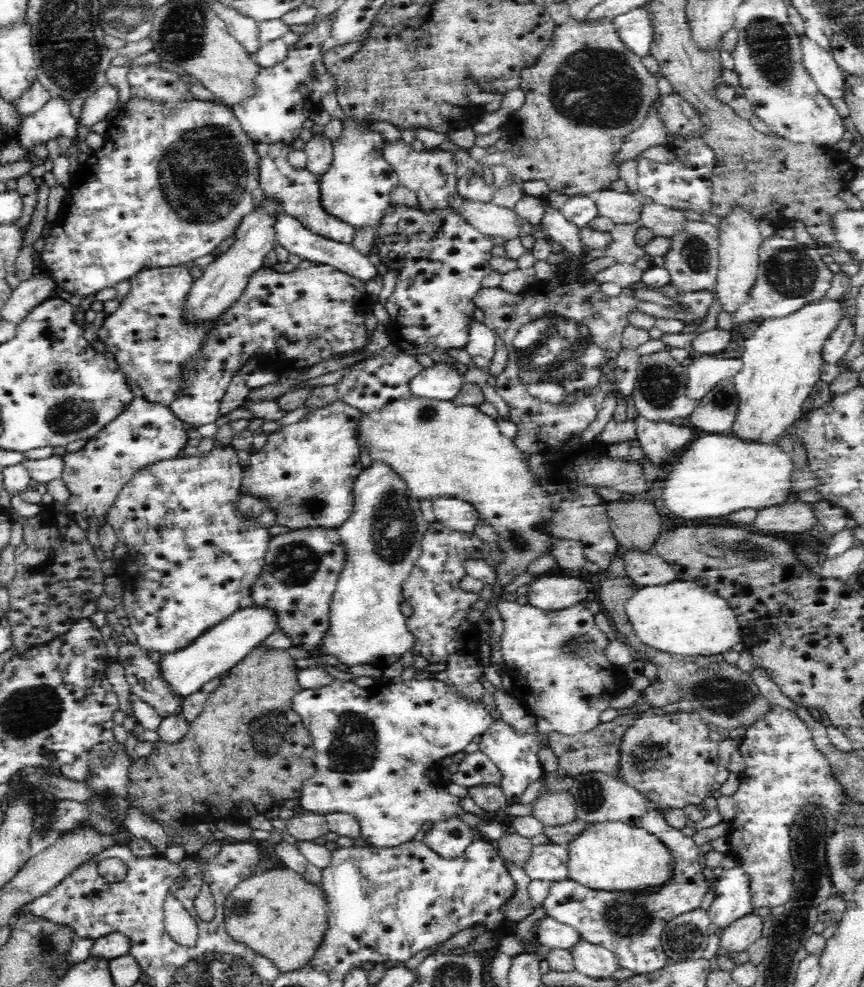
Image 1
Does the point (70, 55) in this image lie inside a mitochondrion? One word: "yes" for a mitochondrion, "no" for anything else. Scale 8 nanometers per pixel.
yes

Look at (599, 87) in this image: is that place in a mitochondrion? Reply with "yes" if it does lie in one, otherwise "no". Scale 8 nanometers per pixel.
yes

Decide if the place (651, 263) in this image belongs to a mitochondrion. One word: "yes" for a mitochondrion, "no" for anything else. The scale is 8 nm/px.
no

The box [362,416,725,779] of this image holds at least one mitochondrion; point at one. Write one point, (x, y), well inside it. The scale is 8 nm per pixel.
(393, 532)

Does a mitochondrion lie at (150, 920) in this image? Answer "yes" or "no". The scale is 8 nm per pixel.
no

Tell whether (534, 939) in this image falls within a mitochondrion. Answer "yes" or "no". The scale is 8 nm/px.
no

